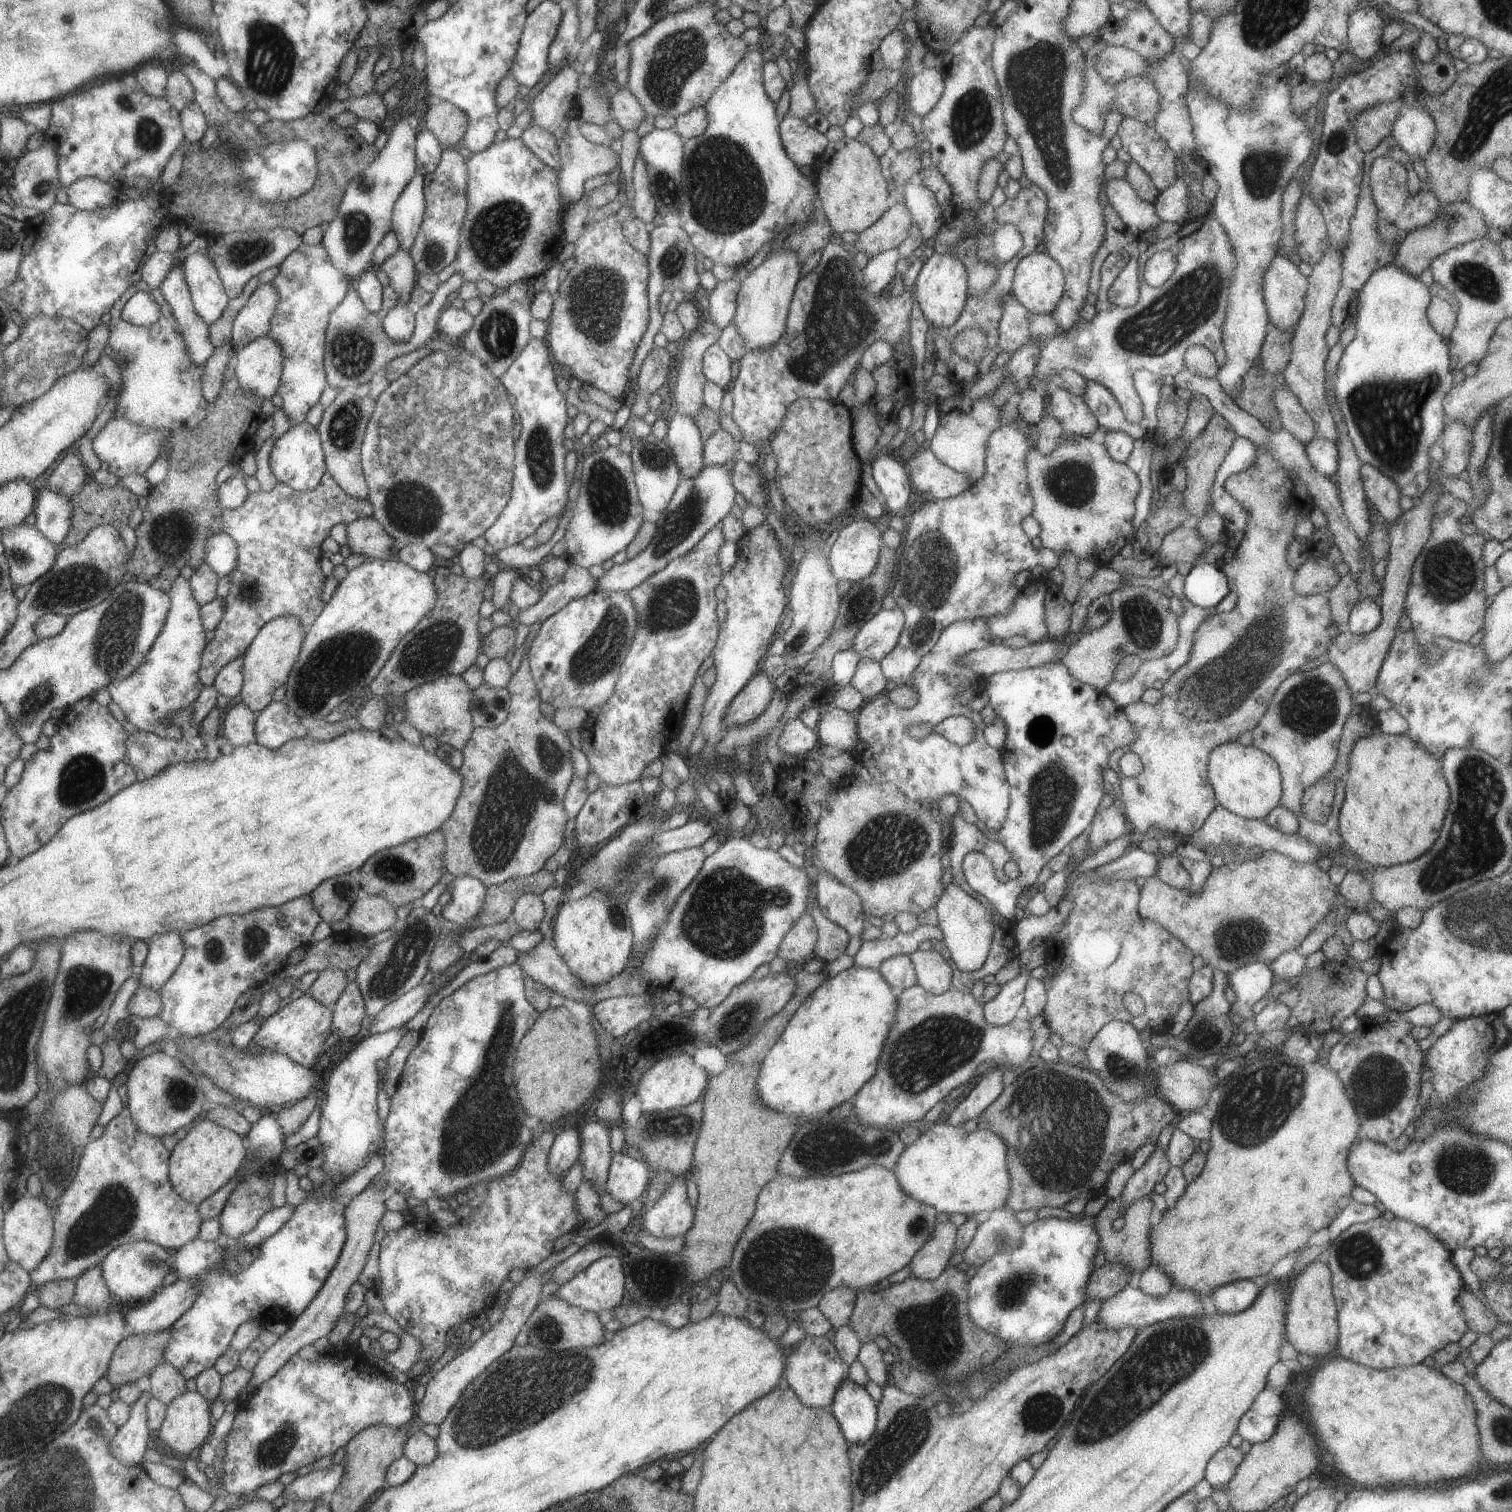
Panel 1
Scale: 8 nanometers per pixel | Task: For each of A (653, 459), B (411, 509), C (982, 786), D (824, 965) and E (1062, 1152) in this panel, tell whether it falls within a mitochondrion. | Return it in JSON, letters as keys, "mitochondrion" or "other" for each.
{"A":"mitochondrion","B":"mitochondrion","C":"other","D":"other","E":"mitochondrion"}

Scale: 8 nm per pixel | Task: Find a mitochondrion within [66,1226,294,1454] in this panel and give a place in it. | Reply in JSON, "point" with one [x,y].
{"point":[152,1263]}

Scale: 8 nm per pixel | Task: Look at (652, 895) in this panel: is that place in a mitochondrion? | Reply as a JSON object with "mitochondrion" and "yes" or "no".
{"mitochondrion":"yes"}

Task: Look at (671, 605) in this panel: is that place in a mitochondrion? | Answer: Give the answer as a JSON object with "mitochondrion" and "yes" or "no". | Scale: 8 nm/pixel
{"mitochondrion":"yes"}

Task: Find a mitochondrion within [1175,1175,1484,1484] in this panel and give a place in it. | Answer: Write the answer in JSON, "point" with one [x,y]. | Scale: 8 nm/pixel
{"point":[1358,1256]}

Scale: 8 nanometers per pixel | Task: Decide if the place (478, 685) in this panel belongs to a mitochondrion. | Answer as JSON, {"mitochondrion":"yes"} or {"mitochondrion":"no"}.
{"mitochondrion":"no"}

